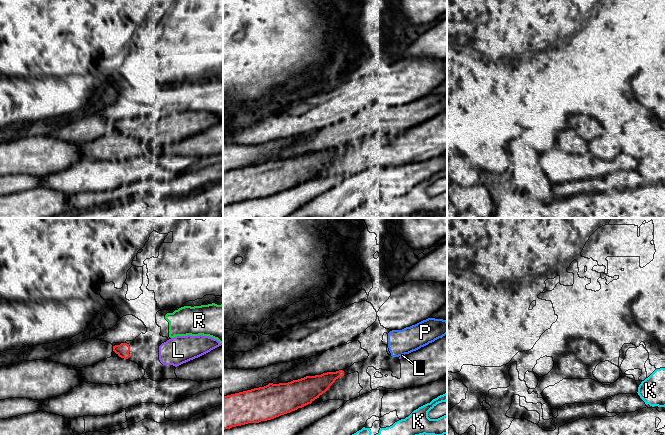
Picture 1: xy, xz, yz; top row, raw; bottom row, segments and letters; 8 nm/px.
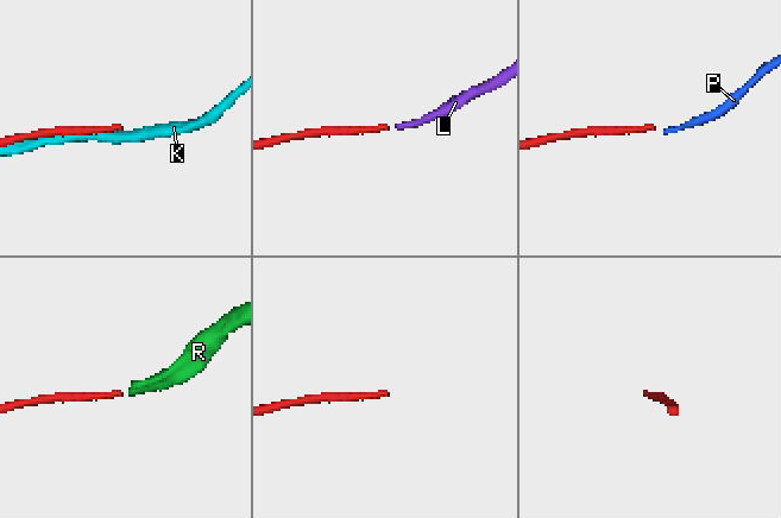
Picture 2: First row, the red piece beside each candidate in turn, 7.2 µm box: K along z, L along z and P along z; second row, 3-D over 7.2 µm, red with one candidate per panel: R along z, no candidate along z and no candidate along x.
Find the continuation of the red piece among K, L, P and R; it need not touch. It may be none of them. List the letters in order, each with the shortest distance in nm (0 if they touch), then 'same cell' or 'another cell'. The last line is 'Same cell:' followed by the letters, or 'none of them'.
K: 380 nm apart; another cell
L: 240 nm apart; same cell
P: 400 nm apart; another cell
R: 320 nm apart; another cell
Same cell: L

